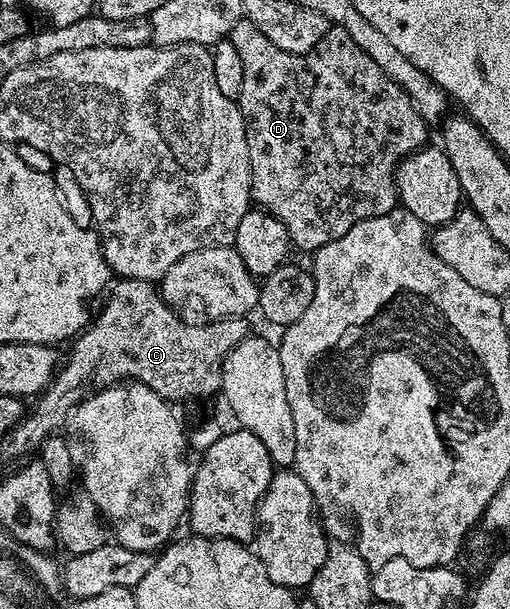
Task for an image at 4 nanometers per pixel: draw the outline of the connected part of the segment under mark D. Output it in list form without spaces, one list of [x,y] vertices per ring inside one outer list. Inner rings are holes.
[[[247,18],[238,21],[226,39],[234,42],[234,50],[238,50],[238,54],[242,57],[242,94],[238,103],[246,126],[246,150],[250,150],[253,201],[286,226],[291,243],[297,249],[305,248],[308,254],[315,253],[317,248],[334,242],[334,238],[342,238],[342,234],[346,234],[350,226],[366,218],[386,214],[390,209],[397,207],[396,167],[404,157],[411,152],[417,152],[419,148],[429,143],[430,128],[422,118],[422,114],[418,114],[414,102],[410,102],[406,90],[402,90],[398,82],[388,77],[380,69],[378,62],[374,62],[374,58],[370,58],[370,54],[366,54],[366,50],[362,50],[362,46],[358,46],[358,42],[350,38],[350,34],[346,34],[346,30],[335,26],[329,27],[322,42],[318,42],[318,46],[314,46],[304,56],[278,50],[278,46],[274,46],[274,42],[270,42],[270,38],[266,38],[266,34],[262,34],[262,30],[258,30],[258,26],[254,26],[254,22],[250,22]]]

